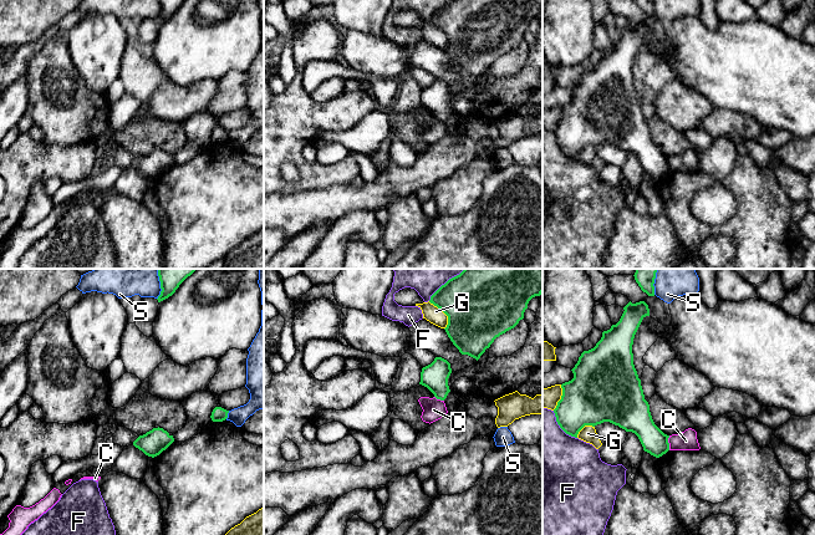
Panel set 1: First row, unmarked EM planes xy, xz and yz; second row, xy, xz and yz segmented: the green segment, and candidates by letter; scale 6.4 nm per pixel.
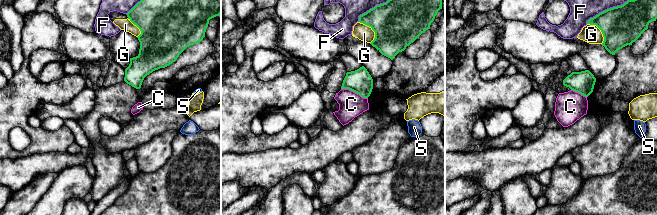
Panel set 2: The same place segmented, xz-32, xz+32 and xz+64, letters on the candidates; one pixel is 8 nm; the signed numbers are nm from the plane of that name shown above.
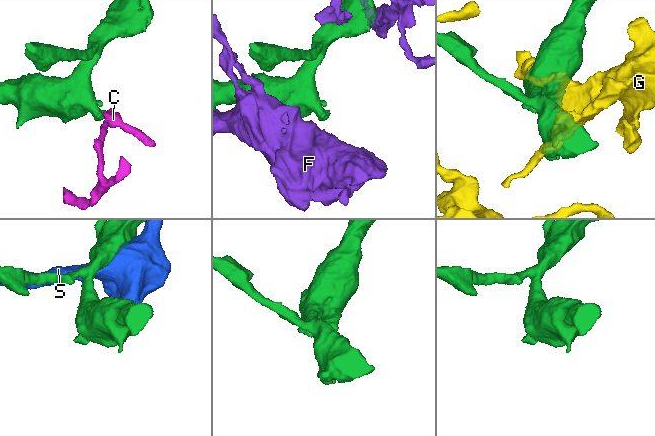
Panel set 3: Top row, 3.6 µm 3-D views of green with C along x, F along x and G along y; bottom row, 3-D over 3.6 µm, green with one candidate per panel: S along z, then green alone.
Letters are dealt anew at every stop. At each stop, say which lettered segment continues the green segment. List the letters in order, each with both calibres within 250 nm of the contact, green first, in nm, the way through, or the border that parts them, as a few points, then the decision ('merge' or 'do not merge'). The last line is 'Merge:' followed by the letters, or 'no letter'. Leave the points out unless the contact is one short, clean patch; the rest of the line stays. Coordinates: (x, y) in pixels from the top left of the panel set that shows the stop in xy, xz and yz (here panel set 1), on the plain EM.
C: 170 nm thick on the green side, 130 nm on the other; border along yz (670, 157), (668, 171); do not merge
F: 360 nm thick on the green side, 120 nm on the other; do not merge
G: 420 nm thick on the green side, 110 nm on the other; do not merge
S: 90 nm thick on the green side, 140 nm on the other; do not merge
Merge: no letter

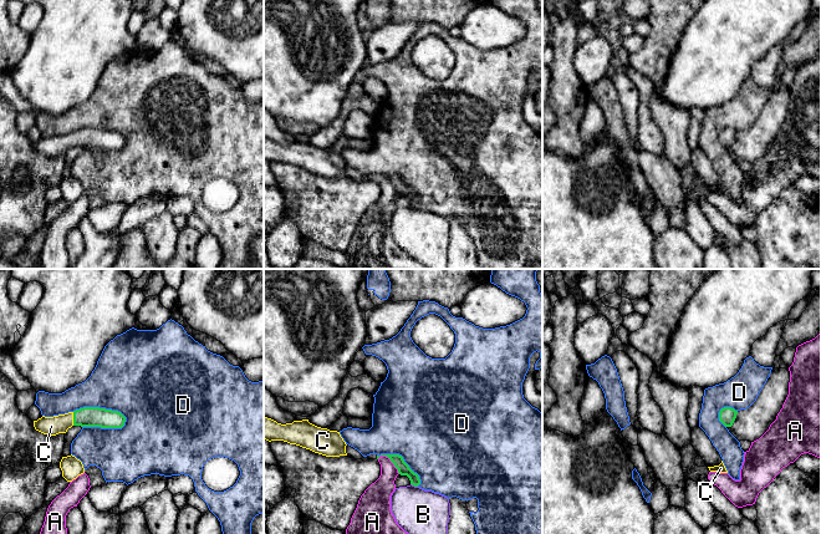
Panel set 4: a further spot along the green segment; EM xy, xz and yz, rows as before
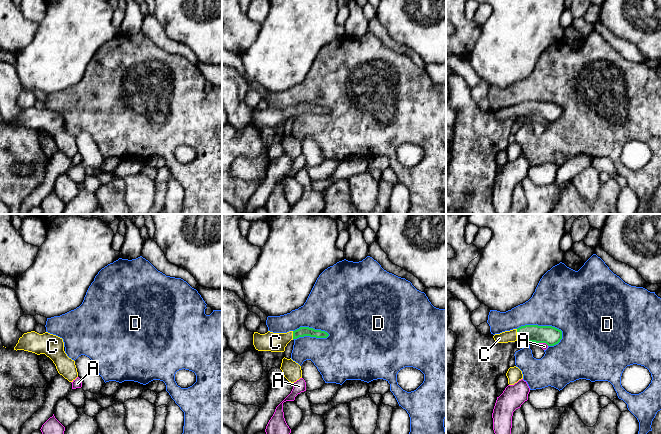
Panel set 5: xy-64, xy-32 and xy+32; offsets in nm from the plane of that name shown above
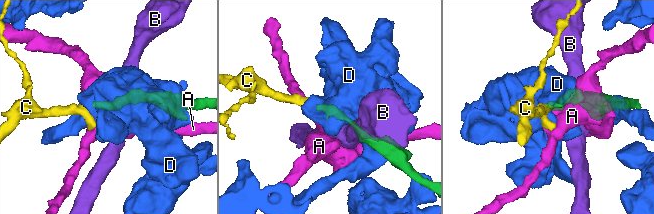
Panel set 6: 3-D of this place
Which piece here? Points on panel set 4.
A: 80 nm thick on the green side, 180 nm on the other; do not merge
B: 80 nm thick on the green side, 320 nm on the other; do not merge
C: 130 nm thick on the green side, 130 nm on the other; merge
D: 130 nm thick on the green side, 420 nm on the other; do not merge
Merge: C

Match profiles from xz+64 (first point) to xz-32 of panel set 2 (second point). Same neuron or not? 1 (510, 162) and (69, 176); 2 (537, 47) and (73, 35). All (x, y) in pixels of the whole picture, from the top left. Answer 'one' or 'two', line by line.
1: two
2: one

